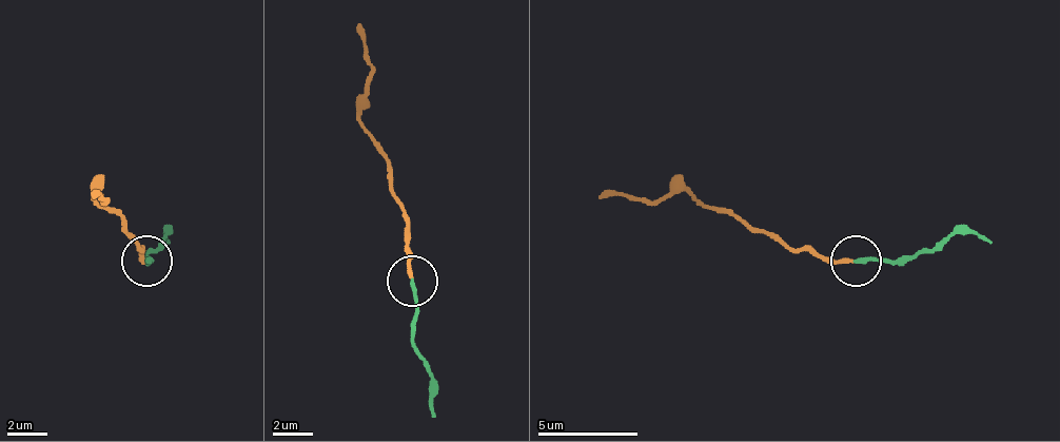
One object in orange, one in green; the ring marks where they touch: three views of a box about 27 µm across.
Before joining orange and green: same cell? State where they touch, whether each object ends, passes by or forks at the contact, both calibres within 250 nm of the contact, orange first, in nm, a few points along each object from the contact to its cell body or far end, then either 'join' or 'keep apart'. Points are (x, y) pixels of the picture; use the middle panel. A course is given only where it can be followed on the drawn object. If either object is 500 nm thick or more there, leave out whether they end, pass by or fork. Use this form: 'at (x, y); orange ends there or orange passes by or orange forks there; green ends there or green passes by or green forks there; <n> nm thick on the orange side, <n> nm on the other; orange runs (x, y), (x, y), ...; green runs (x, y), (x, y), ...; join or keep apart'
at (412, 281); orange ends there; green ends there; 180 nm thick on the orange side, 200 nm on the other; orange runs (413, 276), (408, 216), (358, 111), (368, 80), (358, 25); green runs (413, 282), (413, 337), (428, 382), (433, 418); keep apart

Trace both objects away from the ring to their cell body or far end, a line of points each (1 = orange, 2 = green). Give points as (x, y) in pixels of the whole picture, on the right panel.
1: (851, 262), (791, 251), (686, 191), (655, 202), (601, 191)
2: (857, 262), (911, 262), (957, 231), (993, 242)

